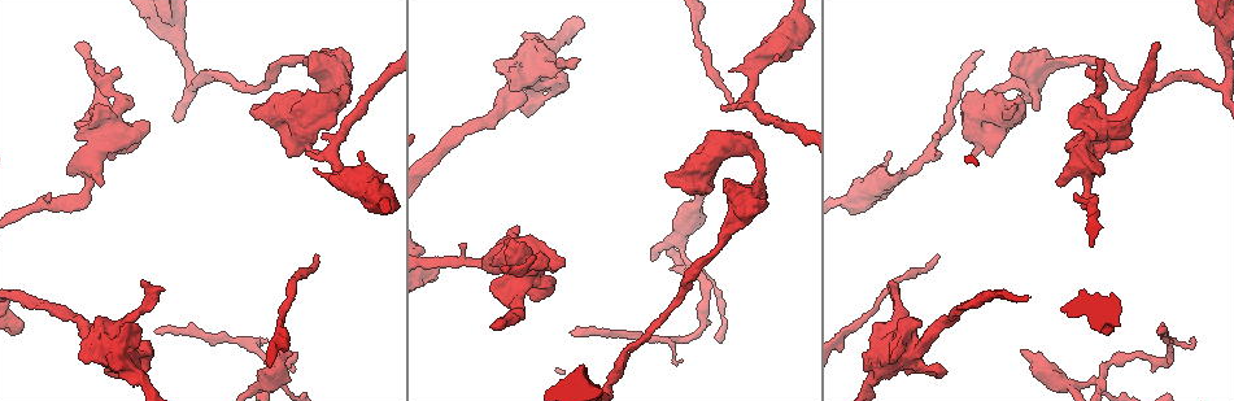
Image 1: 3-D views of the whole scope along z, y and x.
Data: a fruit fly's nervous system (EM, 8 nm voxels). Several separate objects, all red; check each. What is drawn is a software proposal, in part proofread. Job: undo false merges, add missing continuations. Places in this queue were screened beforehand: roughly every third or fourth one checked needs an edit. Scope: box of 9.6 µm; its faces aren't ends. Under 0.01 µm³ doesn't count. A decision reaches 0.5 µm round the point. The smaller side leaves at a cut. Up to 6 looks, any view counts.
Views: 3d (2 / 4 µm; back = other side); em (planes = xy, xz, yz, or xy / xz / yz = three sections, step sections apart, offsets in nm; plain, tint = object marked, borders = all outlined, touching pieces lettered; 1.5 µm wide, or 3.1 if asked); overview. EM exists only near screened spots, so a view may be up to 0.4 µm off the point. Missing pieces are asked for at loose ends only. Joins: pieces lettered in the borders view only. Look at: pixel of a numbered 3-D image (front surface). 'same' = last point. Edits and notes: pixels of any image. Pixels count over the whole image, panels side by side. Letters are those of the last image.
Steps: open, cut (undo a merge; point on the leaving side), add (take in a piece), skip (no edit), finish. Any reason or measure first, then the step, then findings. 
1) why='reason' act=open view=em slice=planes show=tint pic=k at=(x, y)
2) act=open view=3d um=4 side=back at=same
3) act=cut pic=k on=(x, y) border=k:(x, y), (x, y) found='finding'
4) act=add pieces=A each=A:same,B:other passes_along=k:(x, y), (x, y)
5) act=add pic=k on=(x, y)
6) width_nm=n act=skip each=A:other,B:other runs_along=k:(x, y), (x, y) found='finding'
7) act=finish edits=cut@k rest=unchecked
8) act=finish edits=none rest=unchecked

why='an open end' act=open view=3d um=4 pic=1 at=(552, 292)

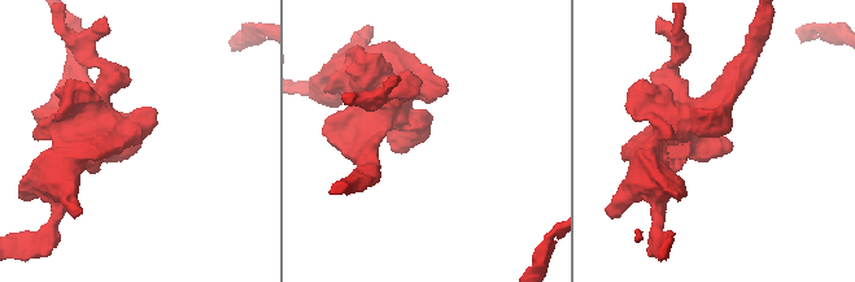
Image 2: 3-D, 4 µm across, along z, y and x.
why='now the EM' act=open view=em slice=planes show=borders pic=2 at=(428, 131)

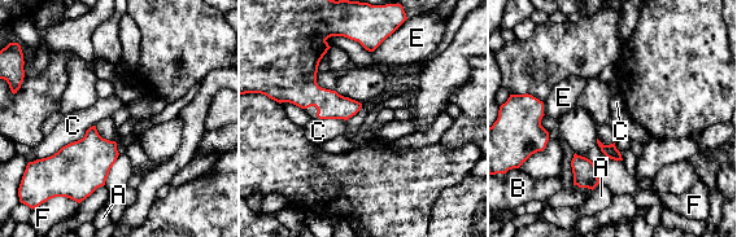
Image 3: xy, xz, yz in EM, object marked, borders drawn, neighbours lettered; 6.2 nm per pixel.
act=skip each=A:other,B:other,C:other,E:other,F:other border=3:(95, 124), (82, 137), (36, 159) found='none of them fits'

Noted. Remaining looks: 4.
why='thick turns thin' act=open view=em slice=planes show=tint pic=1 at=(1010, 114)

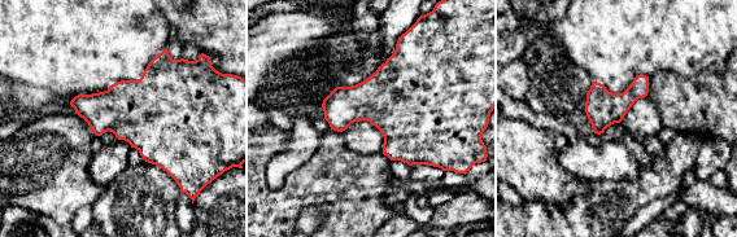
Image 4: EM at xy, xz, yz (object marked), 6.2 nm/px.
act=open view=em slice=planes show=borders at=same

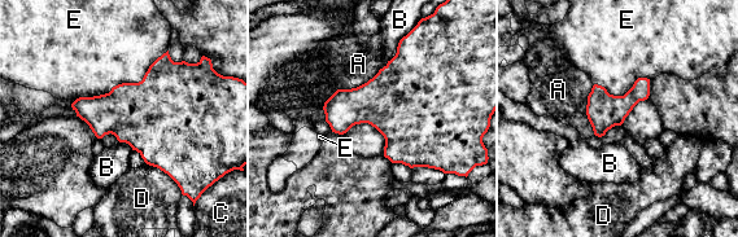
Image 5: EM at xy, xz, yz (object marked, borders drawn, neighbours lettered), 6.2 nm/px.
longest_contact=E:650nm act=skip each=A:other,B:other,C:other,D:other,E:other border=5:(406, 35), (387, 61) found='continuous, no second cell'

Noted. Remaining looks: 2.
why='four-way junction' act=open view=em slice=planes show=tint pic=1 at=(1100, 378)

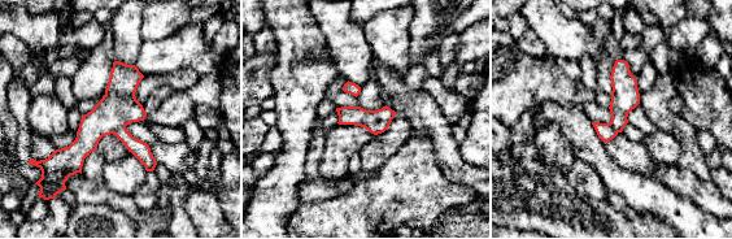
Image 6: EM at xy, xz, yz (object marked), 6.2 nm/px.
why='what lies round it' act=open view=em slice=planes show=borders at=same

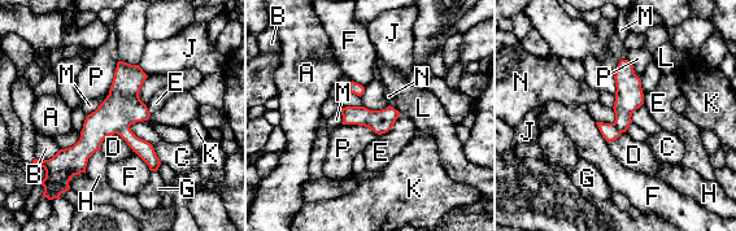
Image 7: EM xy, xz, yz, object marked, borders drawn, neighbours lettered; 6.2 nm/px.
act=cut pic=7 on=(122, 107) each=A:other,B:other,C:other,D:other,E:other,F:other,G:other,H:other,J:other,K:other,L:other,M:other,N:other,P:other border=7:(129, 126), (116, 133) found='a second cell is stuck on'

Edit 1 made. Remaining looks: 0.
act=finish edits=cut@7 rest=unchecked

